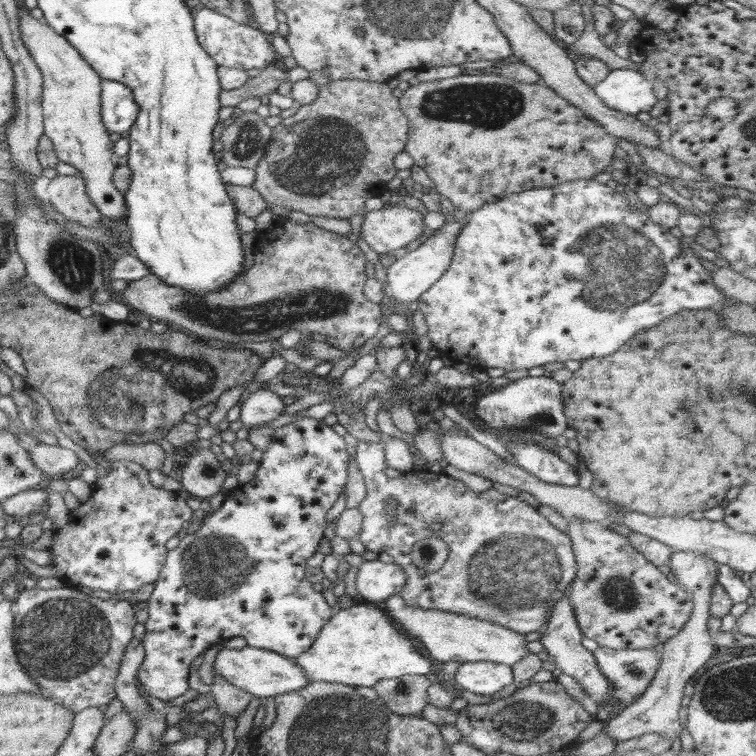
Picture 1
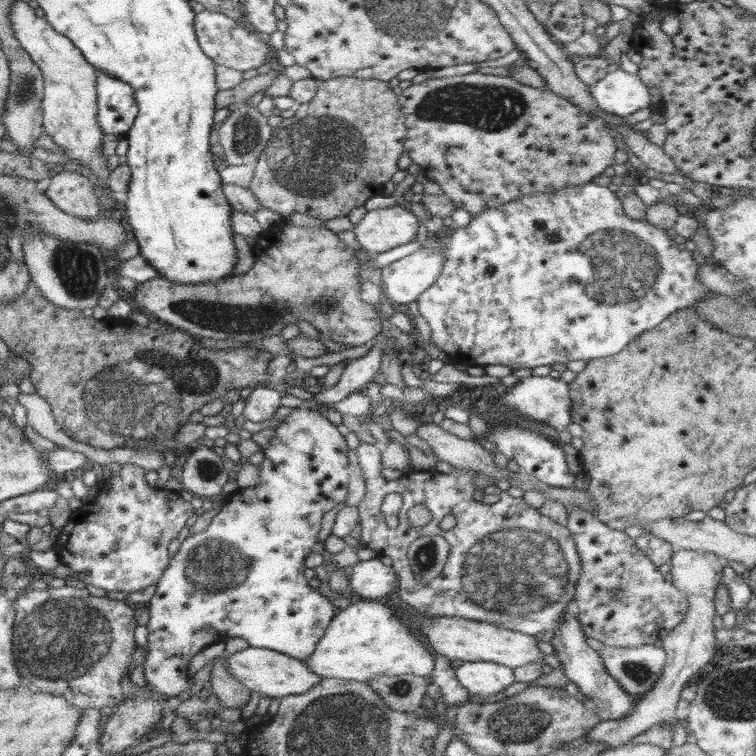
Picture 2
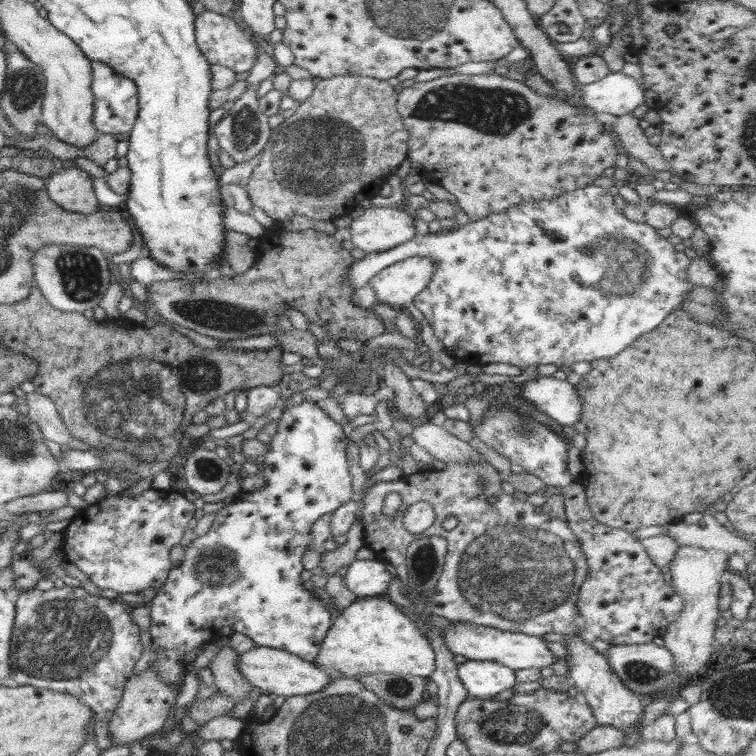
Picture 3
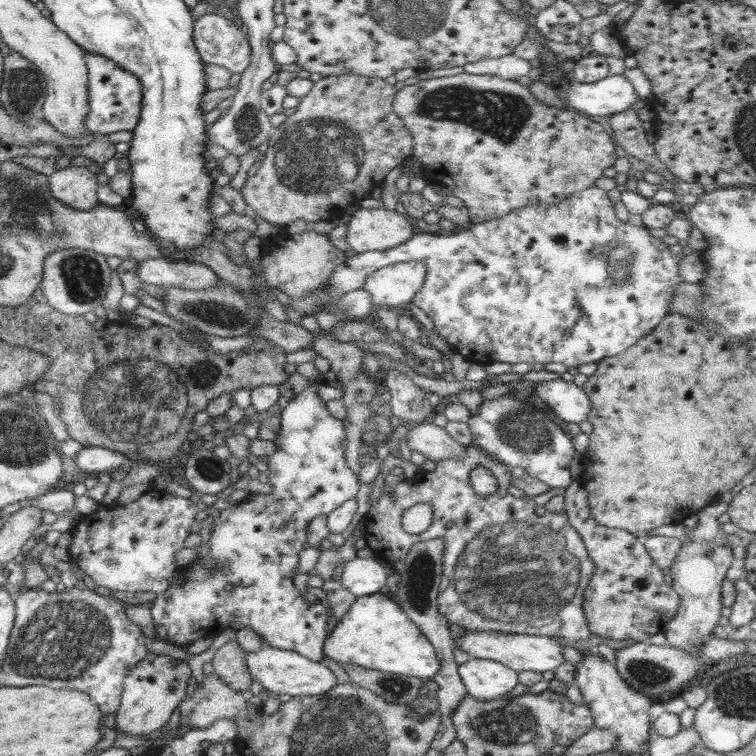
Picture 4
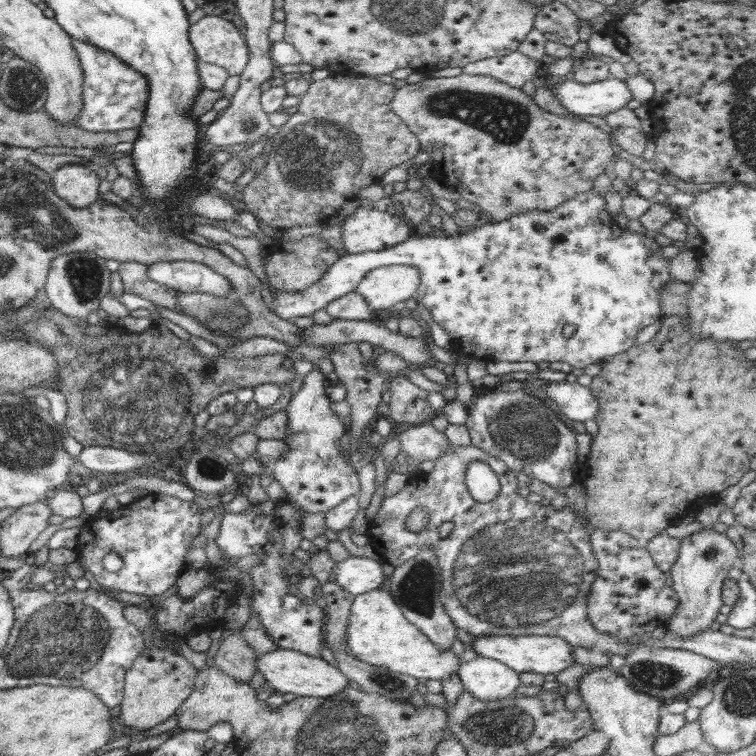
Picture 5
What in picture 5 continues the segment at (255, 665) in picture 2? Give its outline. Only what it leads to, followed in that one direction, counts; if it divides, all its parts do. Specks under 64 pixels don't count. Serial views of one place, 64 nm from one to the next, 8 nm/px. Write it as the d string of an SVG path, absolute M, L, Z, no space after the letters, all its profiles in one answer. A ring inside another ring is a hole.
M277 649L274 652L262 654L256 658L257 671L266 679L266 687L272 687L273 692L286 694L292 692L299 697L328 698L342 693L349 683L349 679L334 665L325 654L320 658L307 656L296 650Z

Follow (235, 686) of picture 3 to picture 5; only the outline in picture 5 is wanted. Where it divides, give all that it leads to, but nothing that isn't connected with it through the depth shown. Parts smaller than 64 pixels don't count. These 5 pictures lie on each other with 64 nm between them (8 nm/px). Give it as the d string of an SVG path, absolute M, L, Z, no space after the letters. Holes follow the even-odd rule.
M234 631L220 643L220 649L214 656L214 666L235 680L249 682L257 672L258 654L248 645L240 631Z

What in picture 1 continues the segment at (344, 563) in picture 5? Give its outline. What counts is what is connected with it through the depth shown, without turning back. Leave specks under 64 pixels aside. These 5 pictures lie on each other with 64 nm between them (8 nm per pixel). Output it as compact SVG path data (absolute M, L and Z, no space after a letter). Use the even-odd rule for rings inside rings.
M379 559L365 560L358 567L356 578L358 600L382 605L392 595L400 594L404 583L406 574L400 566Z

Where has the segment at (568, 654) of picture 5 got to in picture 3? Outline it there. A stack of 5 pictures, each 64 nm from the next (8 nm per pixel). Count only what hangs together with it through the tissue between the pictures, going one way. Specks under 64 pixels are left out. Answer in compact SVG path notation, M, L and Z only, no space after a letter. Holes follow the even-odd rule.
M453 623L448 632L445 632L445 642L449 650L456 656L462 655L469 660L494 661L514 670L543 669L551 667L556 660L548 642L541 637L528 634L500 631L489 626L476 626L466 623Z

